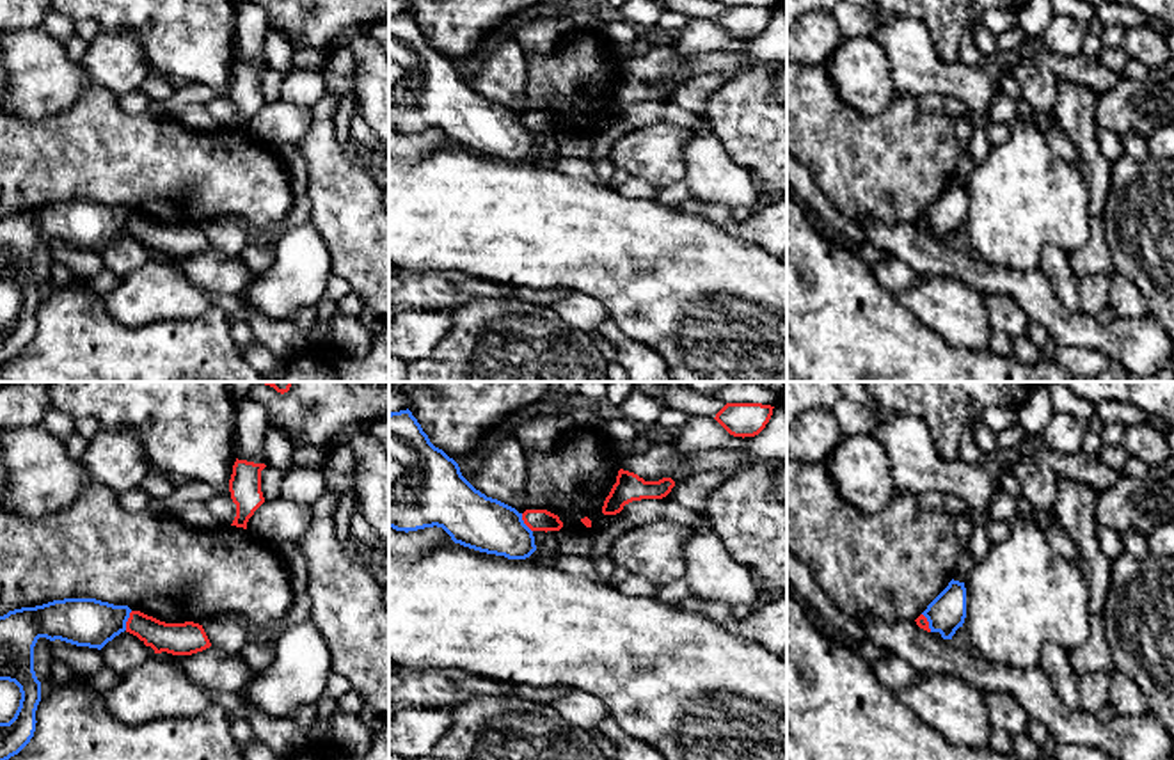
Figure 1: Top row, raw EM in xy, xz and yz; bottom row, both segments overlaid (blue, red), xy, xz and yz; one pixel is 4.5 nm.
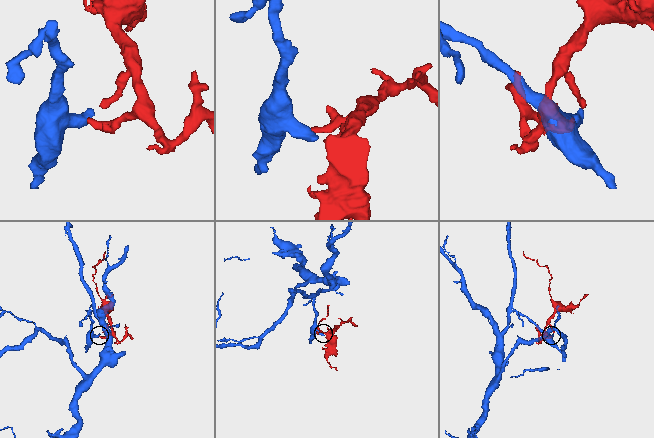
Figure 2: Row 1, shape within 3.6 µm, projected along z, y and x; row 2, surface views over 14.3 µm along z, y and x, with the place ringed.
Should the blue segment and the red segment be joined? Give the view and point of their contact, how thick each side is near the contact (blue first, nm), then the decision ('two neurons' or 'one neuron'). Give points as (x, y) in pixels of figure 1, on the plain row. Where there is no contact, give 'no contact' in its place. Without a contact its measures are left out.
xy (126, 222) | 220/140 nm | two neurons

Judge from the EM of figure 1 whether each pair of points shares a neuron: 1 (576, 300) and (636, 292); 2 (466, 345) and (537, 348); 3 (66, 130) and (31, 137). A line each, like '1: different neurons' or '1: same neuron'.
1: different neurons
2: same neuron
3: same neuron

